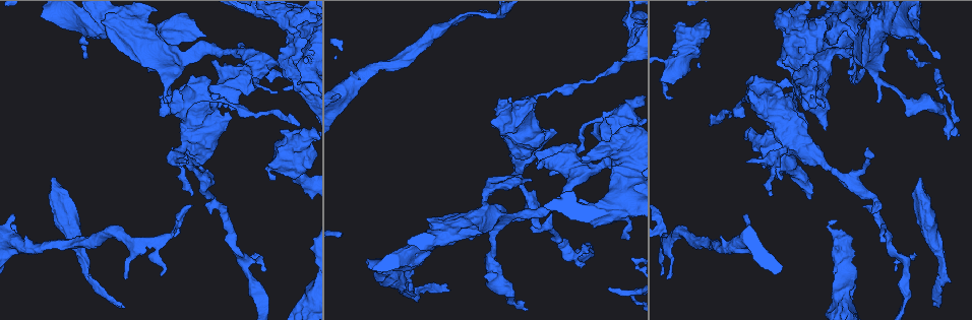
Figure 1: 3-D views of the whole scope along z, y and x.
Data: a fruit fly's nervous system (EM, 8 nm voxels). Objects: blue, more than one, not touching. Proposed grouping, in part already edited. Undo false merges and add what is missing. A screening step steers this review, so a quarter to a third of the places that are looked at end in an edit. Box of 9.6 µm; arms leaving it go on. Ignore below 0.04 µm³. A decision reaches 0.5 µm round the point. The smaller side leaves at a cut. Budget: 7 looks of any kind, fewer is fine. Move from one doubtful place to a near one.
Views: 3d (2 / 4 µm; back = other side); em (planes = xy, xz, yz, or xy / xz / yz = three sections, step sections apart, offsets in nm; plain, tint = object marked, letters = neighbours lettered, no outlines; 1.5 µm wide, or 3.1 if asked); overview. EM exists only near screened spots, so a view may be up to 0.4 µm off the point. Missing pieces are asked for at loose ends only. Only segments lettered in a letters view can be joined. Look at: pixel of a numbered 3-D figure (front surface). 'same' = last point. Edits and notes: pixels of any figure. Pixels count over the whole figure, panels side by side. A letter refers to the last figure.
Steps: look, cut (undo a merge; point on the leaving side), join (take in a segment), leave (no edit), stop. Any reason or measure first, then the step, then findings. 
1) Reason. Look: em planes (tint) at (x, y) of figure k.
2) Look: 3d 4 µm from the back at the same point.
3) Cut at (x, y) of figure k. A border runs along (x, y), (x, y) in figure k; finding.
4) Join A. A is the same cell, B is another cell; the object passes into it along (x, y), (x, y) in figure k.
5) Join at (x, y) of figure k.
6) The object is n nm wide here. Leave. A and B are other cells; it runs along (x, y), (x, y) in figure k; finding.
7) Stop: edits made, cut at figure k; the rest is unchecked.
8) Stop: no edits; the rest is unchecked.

Branch stops here. Look: 3d 2 µm at (920, 178) of figure 1.

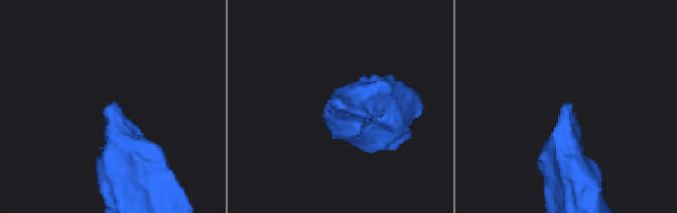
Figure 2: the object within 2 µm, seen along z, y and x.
Now the EM. Look: em xy step 4 (tint) at (570, 102) of figure 2.

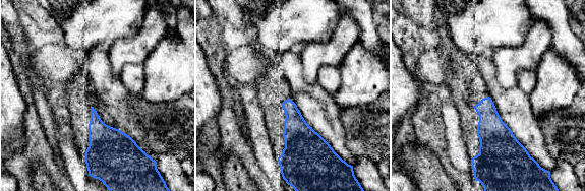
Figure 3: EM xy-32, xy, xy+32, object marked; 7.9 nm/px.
What lies round it. Look: em xy step 4 (letters) at the same point.

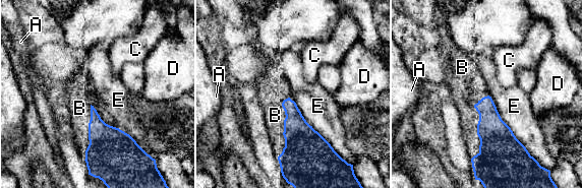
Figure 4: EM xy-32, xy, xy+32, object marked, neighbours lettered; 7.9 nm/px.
Join B. B is the same cell, A, C, D and E are other cells; it goes on there.

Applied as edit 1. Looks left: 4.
Calibre changes. Look: 3d 4 µm at (509, 291) of figure 1.

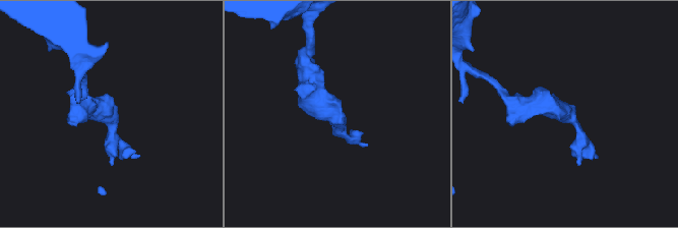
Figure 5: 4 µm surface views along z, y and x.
Look: em yz step 4 (tint) at (332, 116) of figure 5.

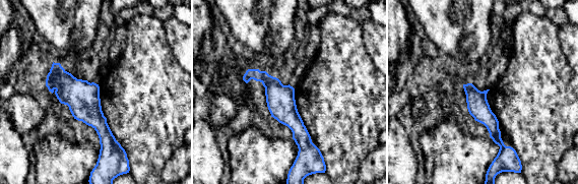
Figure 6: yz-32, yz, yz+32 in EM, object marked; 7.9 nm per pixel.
Look: em planes (letters) at the same point.

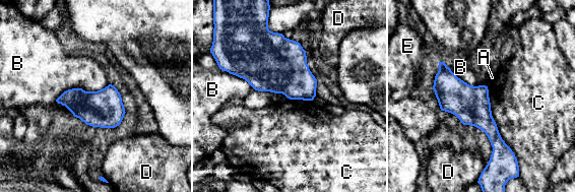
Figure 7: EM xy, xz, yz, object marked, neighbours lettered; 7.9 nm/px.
The object is 300 nm wide here. Leave. A, B, C, D and E are other cells; it runs along (441, 64), (491, 129), (492, 162) in figure 7; one cell here.

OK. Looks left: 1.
Stop: edits made, join at figure 4; the rest is unchecked.

